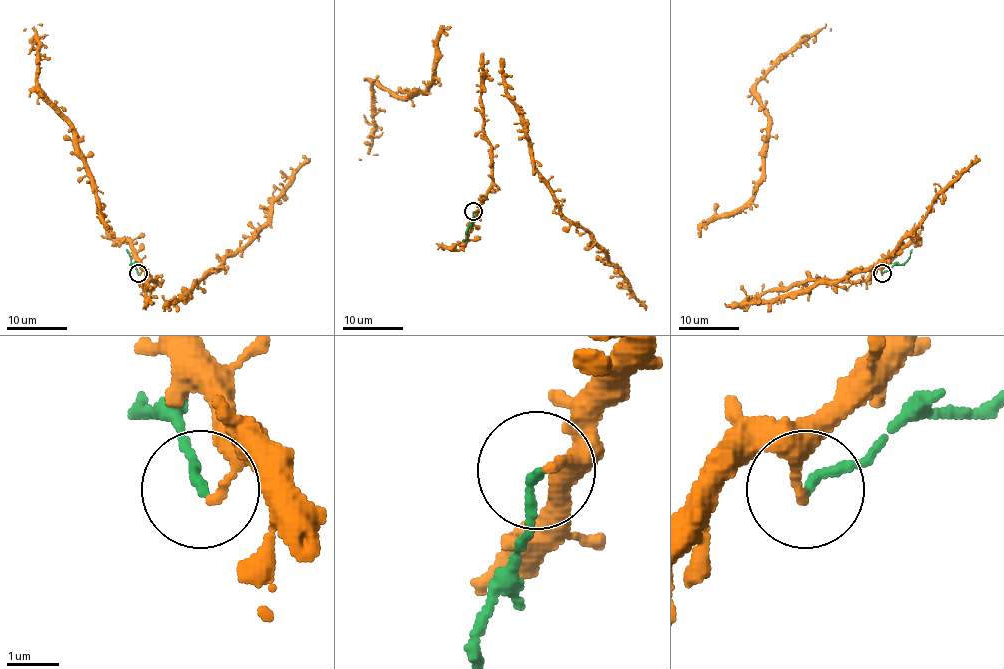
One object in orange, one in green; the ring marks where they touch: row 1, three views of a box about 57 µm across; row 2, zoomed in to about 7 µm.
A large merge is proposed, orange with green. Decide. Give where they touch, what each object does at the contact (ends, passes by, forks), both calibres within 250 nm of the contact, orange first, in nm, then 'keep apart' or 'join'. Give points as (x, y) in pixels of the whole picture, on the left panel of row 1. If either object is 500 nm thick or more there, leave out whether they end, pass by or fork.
at (138, 273); orange ends there; green ends there; 160 nm thick on the orange side, 180 nm on the other; keep apart

